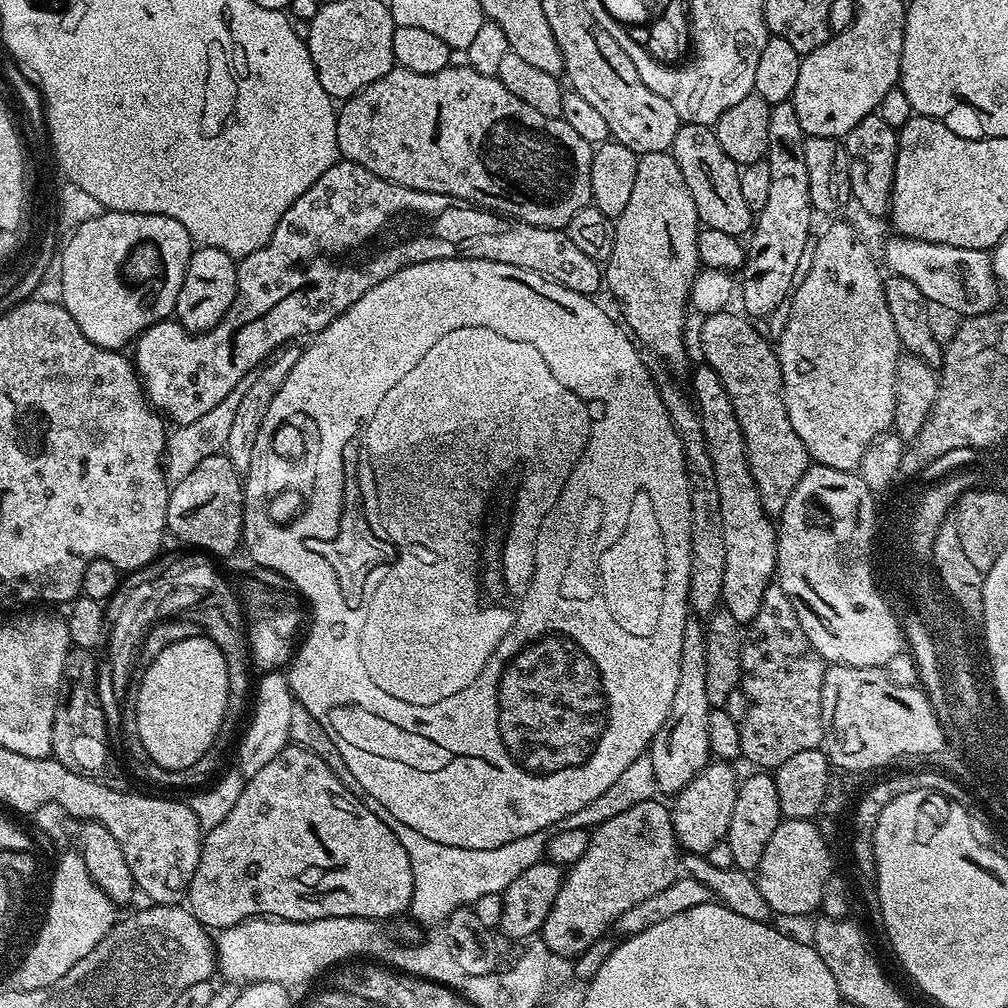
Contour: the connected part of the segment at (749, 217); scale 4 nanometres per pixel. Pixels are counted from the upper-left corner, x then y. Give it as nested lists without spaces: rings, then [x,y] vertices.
[[[681,123],[670,151],[678,162],[678,170],[682,170],[682,178],[686,178],[686,186],[690,186],[690,198],[694,198],[701,225],[722,230],[722,234],[743,237],[743,232],[753,227],[754,213],[742,199],[740,168],[718,146],[715,131],[707,124]]]

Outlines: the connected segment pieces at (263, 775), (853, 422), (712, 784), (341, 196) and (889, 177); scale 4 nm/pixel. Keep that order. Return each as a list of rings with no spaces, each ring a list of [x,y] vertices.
[[[289,746],[274,758],[274,762],[269,762],[267,766],[262,766],[245,783],[242,794],[238,802],[234,802],[234,810],[226,814],[218,826],[207,829],[200,845],[200,857],[198,866],[194,870],[194,878],[188,887],[186,897],[186,907],[194,914],[194,918],[209,930],[219,930],[229,928],[235,924],[241,924],[244,920],[253,918],[275,918],[277,920],[317,920],[318,918],[334,918],[335,916],[361,916],[367,920],[386,922],[391,916],[396,916],[399,912],[407,913],[412,906],[412,895],[414,894],[414,878],[410,870],[410,858],[406,854],[406,846],[394,838],[394,830],[382,822],[364,805],[363,799],[349,785],[341,782],[337,776],[322,762],[322,758],[315,756],[310,750],[299,746]]]
[[[831,222],[820,232],[822,233],[816,246],[811,249],[811,266],[806,275],[801,277],[790,296],[792,305],[788,308],[788,321],[780,332],[780,344],[775,345],[776,357],[782,370],[782,386],[786,414],[790,414],[790,426],[794,426],[794,434],[802,438],[802,446],[806,446],[809,457],[817,464],[825,464],[834,470],[856,472],[866,454],[867,448],[883,436],[896,422],[896,367],[902,359],[902,349],[898,330],[894,330],[894,318],[890,318],[890,306],[886,306],[884,293],[884,276],[879,263],[872,258],[867,246],[858,236],[855,228],[846,222]]]
[[[709,762],[671,801],[672,825],[677,845],[685,853],[707,854],[727,837],[730,814],[734,814],[738,775],[728,762]]]
[[[340,158],[330,166],[330,170],[326,170],[326,174],[322,174],[322,178],[318,178],[318,182],[314,182],[314,186],[310,186],[310,190],[306,190],[306,194],[302,194],[288,207],[286,214],[282,214],[270,242],[239,261],[236,269],[236,297],[230,306],[230,310],[218,322],[218,326],[214,326],[209,332],[187,332],[175,319],[169,318],[159,320],[157,324],[150,326],[142,335],[136,337],[134,341],[134,349],[136,348],[134,363],[136,373],[140,376],[140,382],[144,385],[144,395],[147,396],[148,403],[157,412],[167,417],[169,421],[171,421],[170,419],[173,420],[171,422],[173,425],[179,426],[190,422],[198,422],[198,418],[202,418],[202,414],[207,414],[209,410],[214,410],[214,406],[218,406],[218,402],[222,402],[222,398],[226,398],[226,394],[237,391],[245,383],[246,378],[251,377],[277,349],[295,341],[295,336],[302,335],[304,328],[308,331],[308,334],[321,332],[326,326],[330,326],[330,322],[334,322],[340,317],[347,308],[354,306],[354,302],[358,302],[358,298],[362,298],[362,294],[366,294],[366,290],[378,286],[378,282],[386,282],[386,278],[390,278],[390,274],[394,274],[400,268],[418,262],[426,262],[427,260],[493,260],[494,262],[506,262],[518,266],[522,270],[537,272],[539,276],[545,276],[546,279],[552,280],[555,284],[566,286],[566,290],[577,292],[579,288],[592,288],[599,293],[602,288],[601,261],[589,258],[580,247],[574,246],[574,242],[570,242],[567,231],[559,228],[543,228],[542,226],[527,224],[521,220],[513,220],[499,212],[473,206],[467,202],[454,202],[452,197],[443,196],[437,192],[419,192],[418,190],[403,188],[397,184],[392,184],[388,180],[378,178],[370,170],[366,170],[354,162]]]
[[[879,114],[862,118],[854,130],[843,136],[844,149],[850,158],[850,190],[852,200],[868,216],[880,216],[889,211],[892,203],[892,183],[896,165],[897,129],[882,122]]]

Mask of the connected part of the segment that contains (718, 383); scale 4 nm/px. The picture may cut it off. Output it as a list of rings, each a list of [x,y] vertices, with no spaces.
[[[701,363],[699,367],[691,369],[690,392],[700,414],[702,430],[706,434],[706,446],[710,450],[710,462],[714,466],[714,478],[718,482],[722,530],[726,538],[726,574],[722,574],[722,608],[723,611],[734,614],[734,618],[742,626],[747,626],[754,614],[758,614],[758,606],[762,606],[762,598],[776,574],[778,528],[773,517],[764,509],[764,503],[758,494],[758,486],[748,465],[748,454],[744,451],[742,426],[738,426],[730,394],[726,394],[722,378],[714,374],[711,366]]]

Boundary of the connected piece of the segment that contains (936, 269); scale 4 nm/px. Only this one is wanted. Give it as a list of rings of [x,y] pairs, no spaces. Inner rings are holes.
[[[899,234],[884,244],[882,264],[894,276],[909,279],[926,294],[929,305],[948,312],[957,312],[960,318],[971,318],[995,309],[1002,298],[997,283],[992,257],[982,248],[962,248],[949,244],[934,244],[925,240],[913,240]]]

